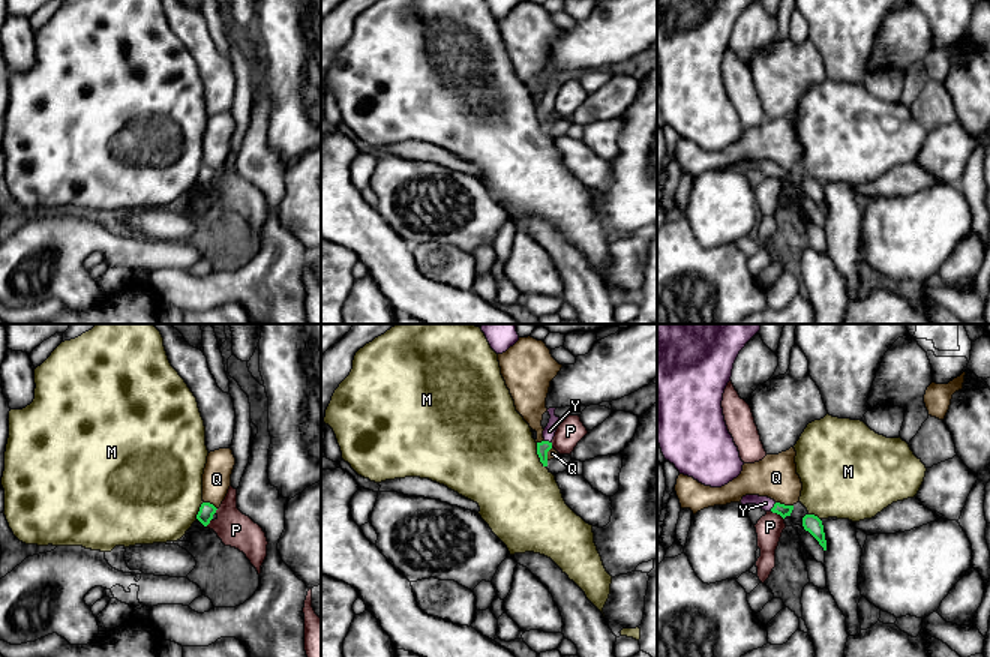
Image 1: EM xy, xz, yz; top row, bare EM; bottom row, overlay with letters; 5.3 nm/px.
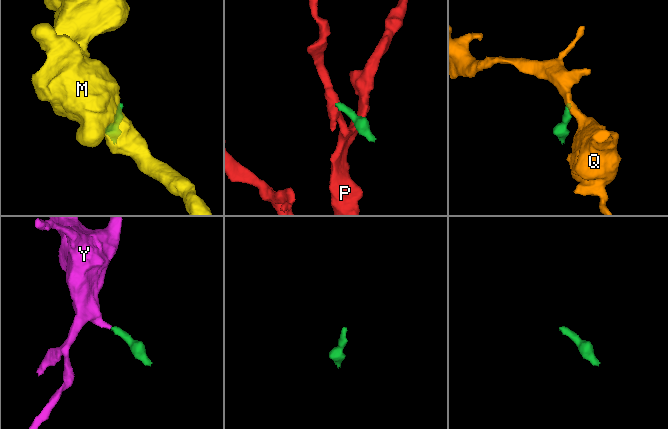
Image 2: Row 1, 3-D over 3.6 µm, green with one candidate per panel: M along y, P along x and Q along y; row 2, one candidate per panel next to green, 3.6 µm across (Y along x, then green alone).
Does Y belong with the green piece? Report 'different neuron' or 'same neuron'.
same neuron

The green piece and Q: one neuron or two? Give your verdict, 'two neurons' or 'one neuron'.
two neurons

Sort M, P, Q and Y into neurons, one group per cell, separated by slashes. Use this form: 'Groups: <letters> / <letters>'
Groups: M / P / Q / Y

